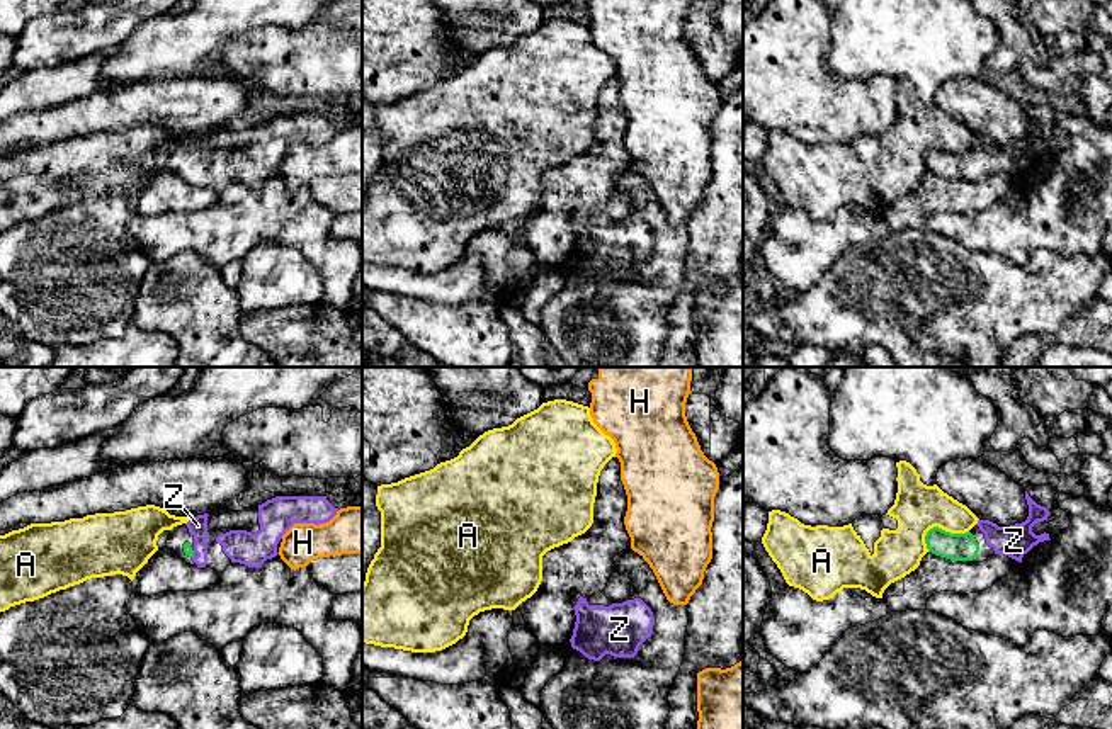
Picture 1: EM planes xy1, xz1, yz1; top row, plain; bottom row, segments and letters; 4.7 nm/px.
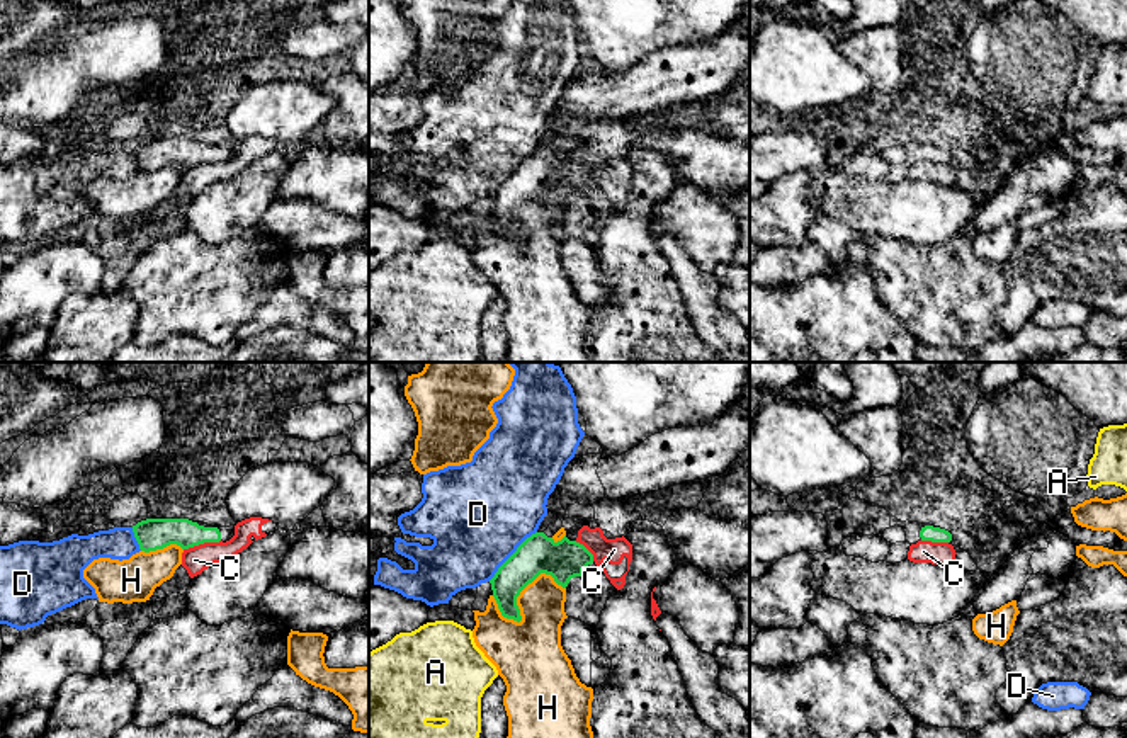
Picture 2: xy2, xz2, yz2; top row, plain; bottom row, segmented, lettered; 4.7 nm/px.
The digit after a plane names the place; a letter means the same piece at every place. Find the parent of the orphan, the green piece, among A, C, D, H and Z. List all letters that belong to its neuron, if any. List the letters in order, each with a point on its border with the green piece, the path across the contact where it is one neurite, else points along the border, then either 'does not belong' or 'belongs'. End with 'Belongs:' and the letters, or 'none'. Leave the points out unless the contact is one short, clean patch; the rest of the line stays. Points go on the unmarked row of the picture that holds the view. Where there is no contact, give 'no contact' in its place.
A: yz1 (942, 150) | does not belong
C: xy2 (201, 162) | along xy2 (220, 158), (184, 169) | does not belong
D: xz2 (512, 174) | along xz2 (536, 150), (488, 199) | does not belong
H: xz2 (515, 221) | does not belong
Z: no contact | belongs
Belongs: Z

